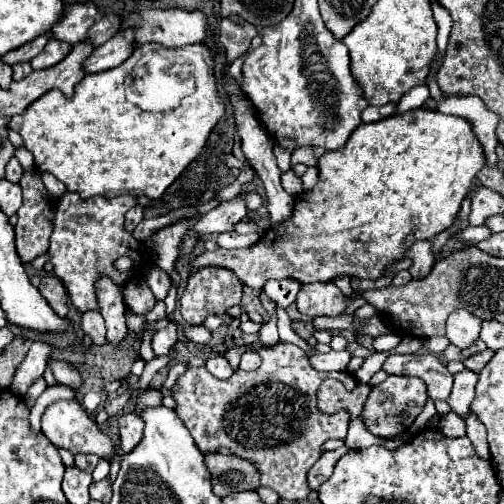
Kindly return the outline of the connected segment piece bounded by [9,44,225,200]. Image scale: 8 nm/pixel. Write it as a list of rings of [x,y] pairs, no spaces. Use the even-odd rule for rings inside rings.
[[[143,44],[119,68],[111,68],[99,74],[87,74],[75,86],[73,100],[65,98],[59,90],[51,90],[35,100],[23,114],[11,118],[11,130],[21,134],[23,146],[35,156],[37,168],[41,172],[51,172],[57,180],[65,184],[67,190],[77,192],[83,200],[91,196],[117,198],[123,194],[149,196],[155,200],[161,198],[165,190],[181,176],[181,172],[203,152],[209,134],[225,114],[225,104],[217,94],[213,76],[209,76],[209,86],[203,86],[197,92],[185,96],[175,110],[155,114],[127,102],[125,78],[133,72],[139,58],[151,50],[155,50],[155,44]]]

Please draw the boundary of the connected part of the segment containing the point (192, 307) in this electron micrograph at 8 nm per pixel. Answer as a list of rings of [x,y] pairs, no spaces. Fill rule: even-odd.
[[[201,268],[197,272],[193,272],[187,280],[187,286],[179,298],[181,304],[181,316],[187,324],[203,324],[207,316],[215,314],[219,318],[223,318],[223,322],[231,324],[233,318],[229,316],[229,308],[241,302],[241,288],[243,284],[239,282],[239,278],[225,268]]]

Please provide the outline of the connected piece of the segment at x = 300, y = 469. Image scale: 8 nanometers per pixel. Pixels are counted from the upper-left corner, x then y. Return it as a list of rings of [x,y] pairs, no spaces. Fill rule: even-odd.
[[[279,342],[275,348],[261,350],[263,364],[255,372],[237,370],[229,380],[217,380],[205,368],[189,368],[181,374],[171,388],[177,402],[175,412],[185,414],[185,426],[191,432],[197,448],[201,452],[217,452],[219,448],[229,448],[239,458],[251,460],[251,464],[261,474],[261,486],[273,488],[283,500],[305,500],[311,490],[307,484],[309,468],[323,456],[323,444],[331,438],[345,438],[349,426],[349,412],[323,414],[317,412],[317,388],[325,378],[335,378],[345,384],[347,390],[357,386],[353,374],[345,372],[319,372],[315,370],[305,352],[293,344]]]

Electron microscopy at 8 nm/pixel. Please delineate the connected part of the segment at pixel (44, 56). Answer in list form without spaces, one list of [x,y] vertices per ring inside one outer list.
[[[53,38],[53,40],[49,40],[49,44],[45,46],[45,50],[31,60],[31,66],[33,66],[35,70],[51,68],[51,66],[59,64],[59,62],[69,54],[69,50],[71,50],[71,44],[65,44],[65,42]]]

